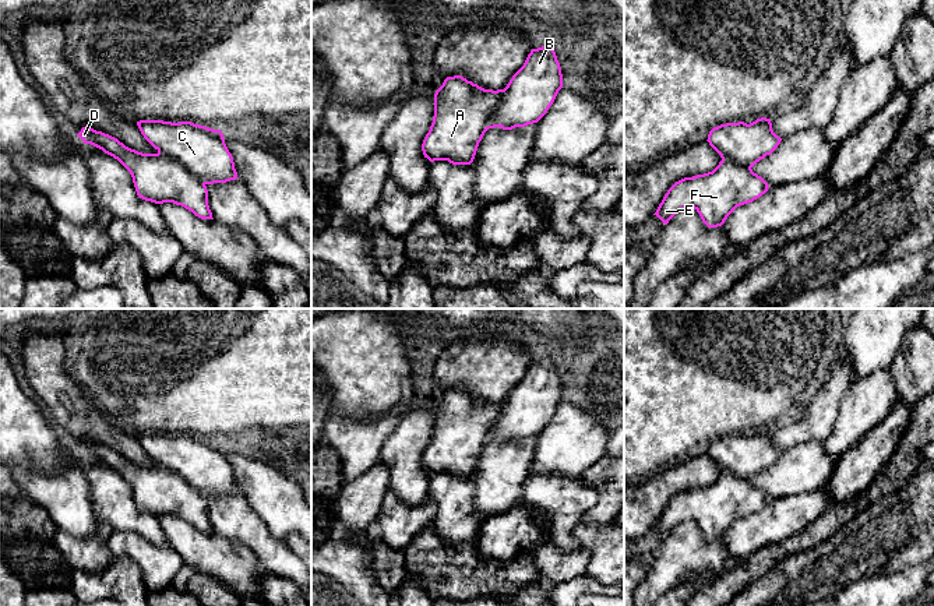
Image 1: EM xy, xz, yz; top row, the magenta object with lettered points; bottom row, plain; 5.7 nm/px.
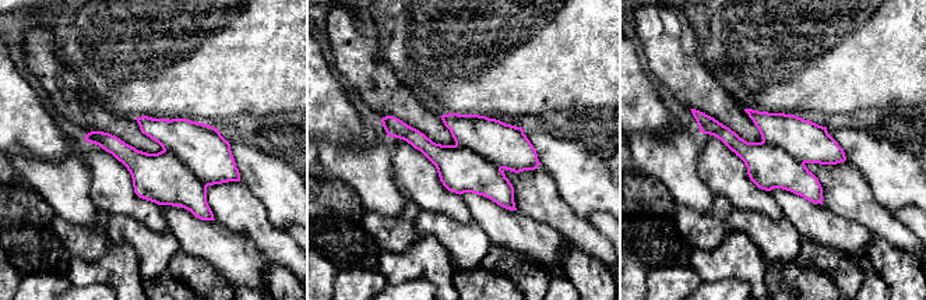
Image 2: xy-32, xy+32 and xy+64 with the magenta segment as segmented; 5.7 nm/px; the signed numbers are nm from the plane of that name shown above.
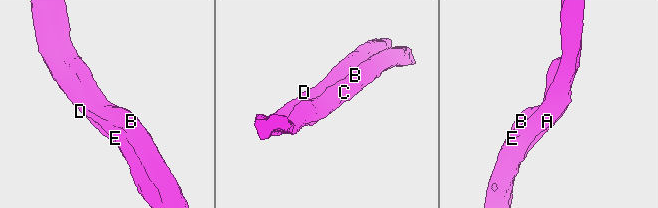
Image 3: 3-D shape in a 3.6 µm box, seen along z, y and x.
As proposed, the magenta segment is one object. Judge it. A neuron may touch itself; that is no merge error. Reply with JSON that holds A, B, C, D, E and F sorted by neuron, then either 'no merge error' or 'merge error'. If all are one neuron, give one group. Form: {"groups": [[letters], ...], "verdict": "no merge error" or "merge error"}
{"groups": [["A", "D", "E", "F"], ["B", "C"]], "verdict": "merge error"}

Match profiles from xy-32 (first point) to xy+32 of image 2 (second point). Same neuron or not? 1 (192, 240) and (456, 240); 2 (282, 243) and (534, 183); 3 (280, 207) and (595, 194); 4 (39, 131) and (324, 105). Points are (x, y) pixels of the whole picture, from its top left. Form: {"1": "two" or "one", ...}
{"1": "two", "2": "one", "3": "one", "4": "one"}

